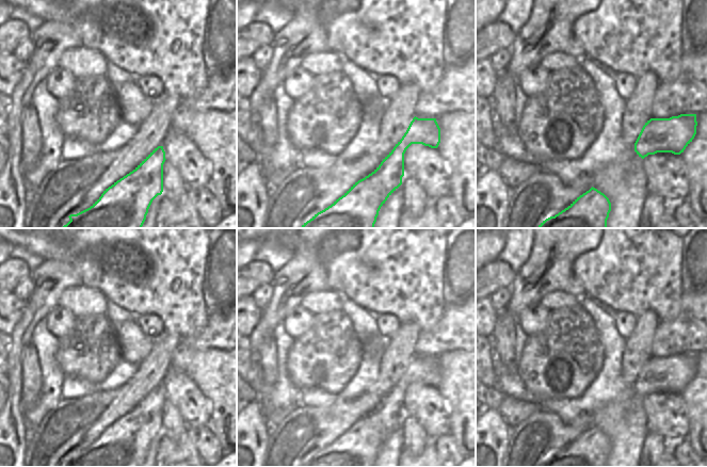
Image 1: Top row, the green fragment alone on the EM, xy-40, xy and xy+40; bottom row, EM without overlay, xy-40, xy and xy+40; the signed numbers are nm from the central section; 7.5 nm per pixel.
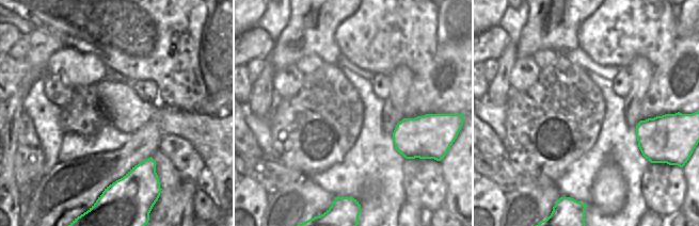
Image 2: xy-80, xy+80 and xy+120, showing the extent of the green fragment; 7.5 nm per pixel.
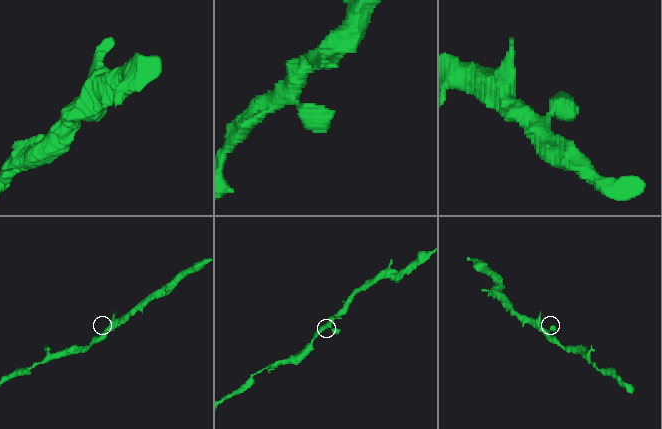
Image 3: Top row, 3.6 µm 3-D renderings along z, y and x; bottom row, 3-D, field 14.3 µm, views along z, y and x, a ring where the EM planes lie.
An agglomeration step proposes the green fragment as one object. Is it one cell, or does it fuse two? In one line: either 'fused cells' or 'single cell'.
single cell

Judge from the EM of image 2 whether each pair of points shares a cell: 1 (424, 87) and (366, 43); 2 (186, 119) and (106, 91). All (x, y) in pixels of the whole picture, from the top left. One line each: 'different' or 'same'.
1: different
2: same

